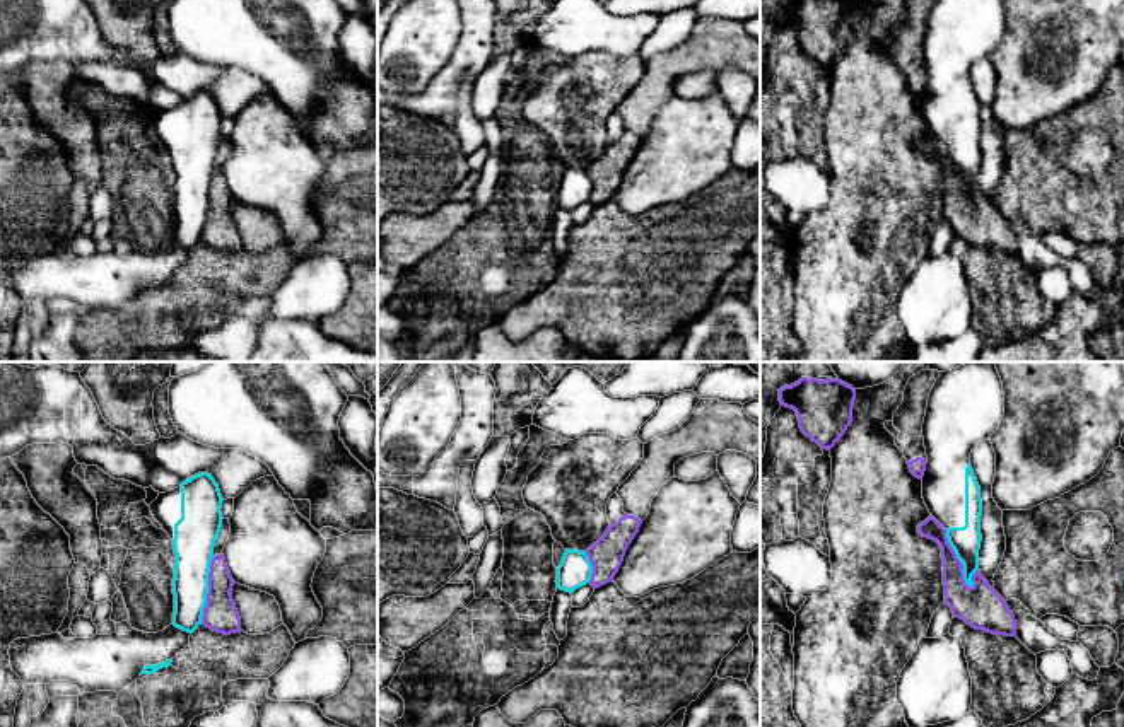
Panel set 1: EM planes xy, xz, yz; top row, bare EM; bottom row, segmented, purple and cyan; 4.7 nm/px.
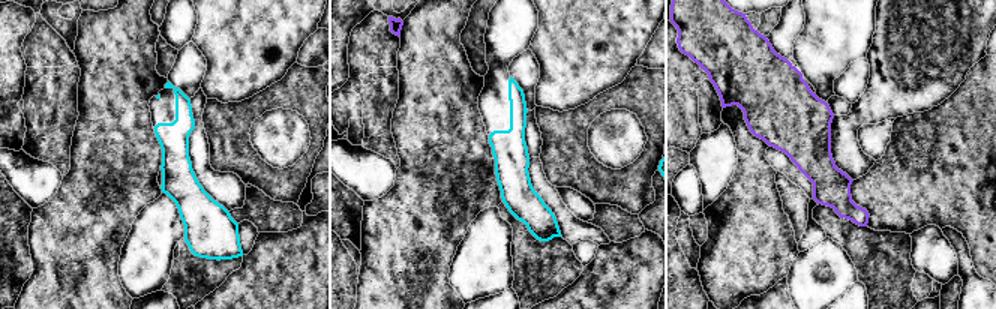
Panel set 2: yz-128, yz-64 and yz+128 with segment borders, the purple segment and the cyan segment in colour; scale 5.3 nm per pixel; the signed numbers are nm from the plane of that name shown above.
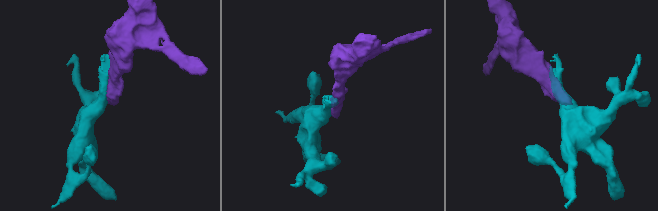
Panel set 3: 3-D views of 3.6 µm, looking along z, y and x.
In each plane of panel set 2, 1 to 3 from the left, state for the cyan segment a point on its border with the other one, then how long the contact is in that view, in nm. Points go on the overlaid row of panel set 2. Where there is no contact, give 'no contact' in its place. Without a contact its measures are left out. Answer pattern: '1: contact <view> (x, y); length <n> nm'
1: no contact
2: no contact
3: no contact

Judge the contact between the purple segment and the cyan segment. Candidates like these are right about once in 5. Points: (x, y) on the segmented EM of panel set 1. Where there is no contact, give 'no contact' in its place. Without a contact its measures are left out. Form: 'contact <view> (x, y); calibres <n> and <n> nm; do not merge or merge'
contact yz (959, 560); calibres 200 and 140 nm; do not merge

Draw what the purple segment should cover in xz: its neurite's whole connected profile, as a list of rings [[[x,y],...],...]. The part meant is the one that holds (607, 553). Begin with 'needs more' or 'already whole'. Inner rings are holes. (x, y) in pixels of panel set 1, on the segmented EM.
already whole; [[[623,514],[615,524],[608,526],[605,534],[596,543],[586,550],[586,555],[593,565],[589,584],[594,589],[613,580],[629,544],[639,532],[641,524],[641,519]]]

